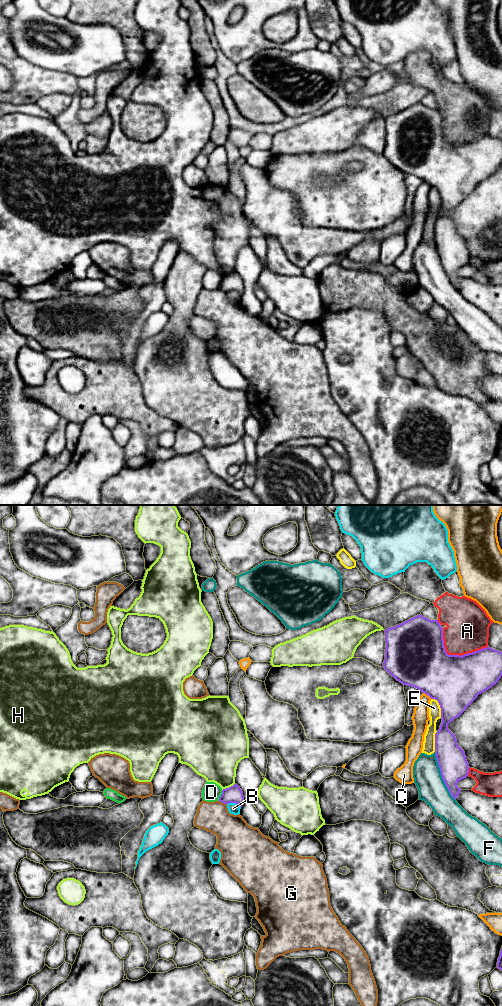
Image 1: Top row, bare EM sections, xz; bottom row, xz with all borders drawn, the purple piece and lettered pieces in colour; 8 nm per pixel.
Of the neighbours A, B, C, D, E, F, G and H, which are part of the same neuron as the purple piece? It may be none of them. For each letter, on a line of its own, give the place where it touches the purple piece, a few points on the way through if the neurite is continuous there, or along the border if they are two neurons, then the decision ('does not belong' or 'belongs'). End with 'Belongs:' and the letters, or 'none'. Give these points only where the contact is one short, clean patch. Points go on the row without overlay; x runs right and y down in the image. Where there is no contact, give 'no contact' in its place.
A: contact xz (456, 143); does not belong
B: contact xz (234, 290); does not belong
C: contact xz (427, 182); does not belong
D: contact xz (221, 283); border xz (222, 278), (218, 288); does not belong
E: contact xz (440, 194); does not belong
F: contact xz (441, 263); does not belong
G: contact xz (223, 290); does not belong
H: contact xz (229, 275); does not belong
Belongs: none

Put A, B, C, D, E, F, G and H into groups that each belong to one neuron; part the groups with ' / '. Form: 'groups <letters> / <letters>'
groups A / B / C / D / E / F / G / H

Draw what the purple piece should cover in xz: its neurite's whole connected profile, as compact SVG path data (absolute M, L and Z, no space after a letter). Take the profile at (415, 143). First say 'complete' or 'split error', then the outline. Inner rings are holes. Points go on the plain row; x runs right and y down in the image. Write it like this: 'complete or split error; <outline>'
complete; M421 102L384 119L386 137L383 156L403 173L419 177L440 193L442 211L435 222L435 243L442 267L456 288L461 279L457 271L468 264L469 252L448 212L459 205L479 182L498 170L502 164L502 140L488 134L462 144L449 143L438 108L430 108Z

